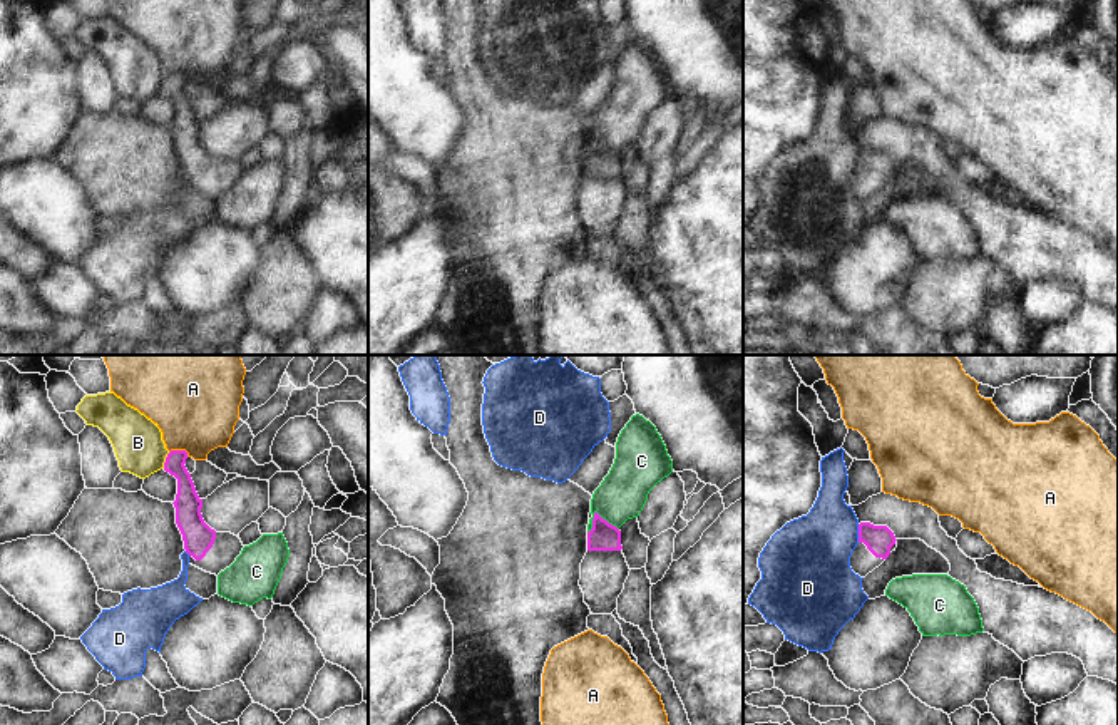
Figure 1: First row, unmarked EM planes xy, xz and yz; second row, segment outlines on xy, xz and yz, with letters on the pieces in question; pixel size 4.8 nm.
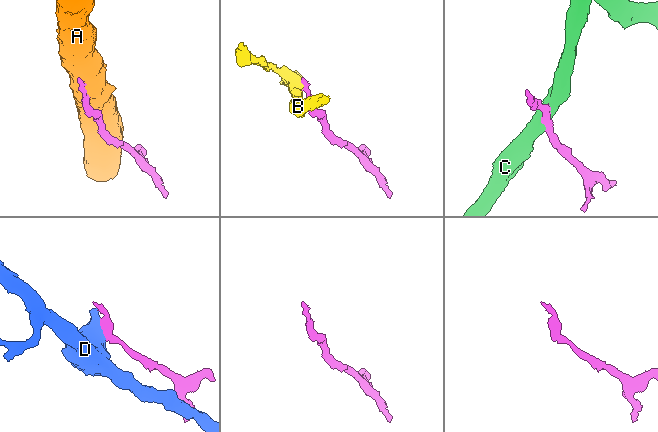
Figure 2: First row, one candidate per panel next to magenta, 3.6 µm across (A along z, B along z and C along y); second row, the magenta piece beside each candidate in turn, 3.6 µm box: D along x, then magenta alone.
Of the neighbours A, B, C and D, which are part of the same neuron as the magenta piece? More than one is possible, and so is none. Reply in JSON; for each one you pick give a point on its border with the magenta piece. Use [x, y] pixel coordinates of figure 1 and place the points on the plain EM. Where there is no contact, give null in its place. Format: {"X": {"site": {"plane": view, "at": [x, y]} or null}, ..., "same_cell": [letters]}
{"same_cell": []}

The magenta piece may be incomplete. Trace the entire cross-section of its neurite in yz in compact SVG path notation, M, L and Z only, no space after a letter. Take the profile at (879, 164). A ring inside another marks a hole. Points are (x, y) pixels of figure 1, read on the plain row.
M870 147L859 149L859 169L852 176L850 193L860 203L865 203L879 193L897 172L897 164L887 151Z

